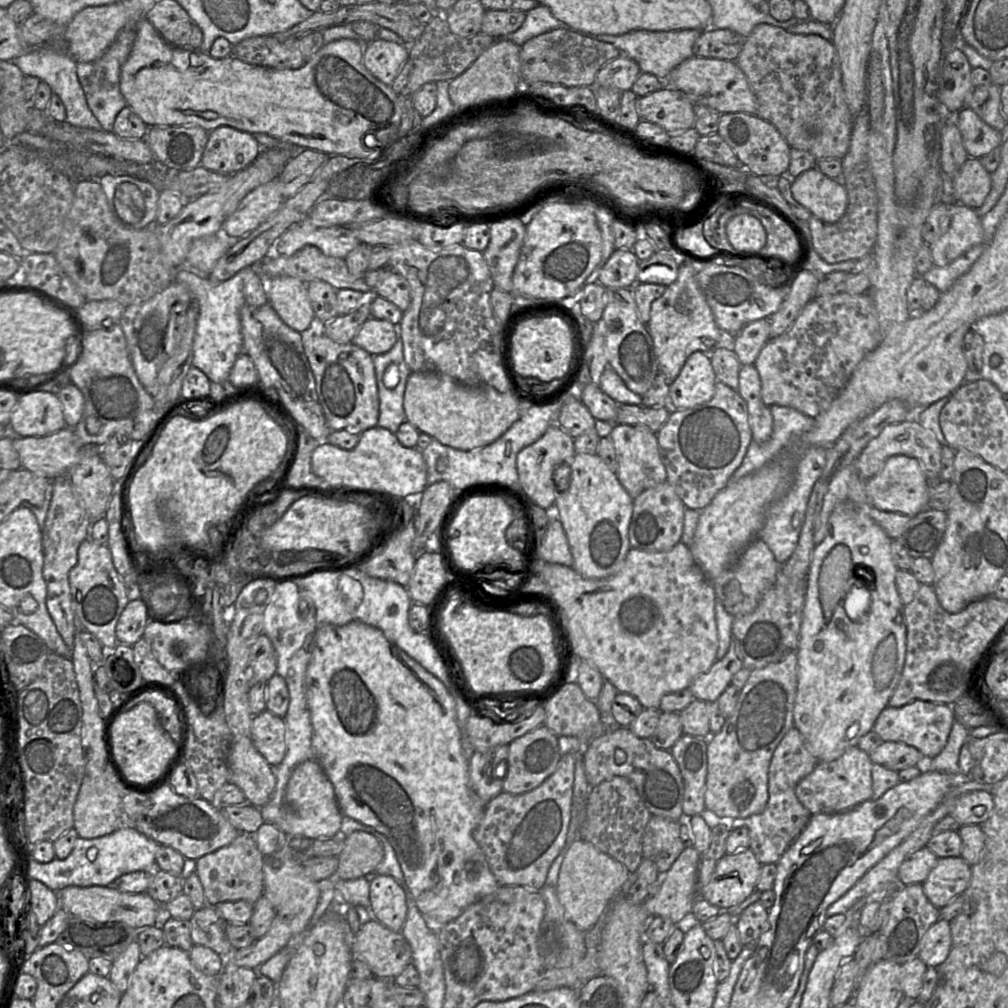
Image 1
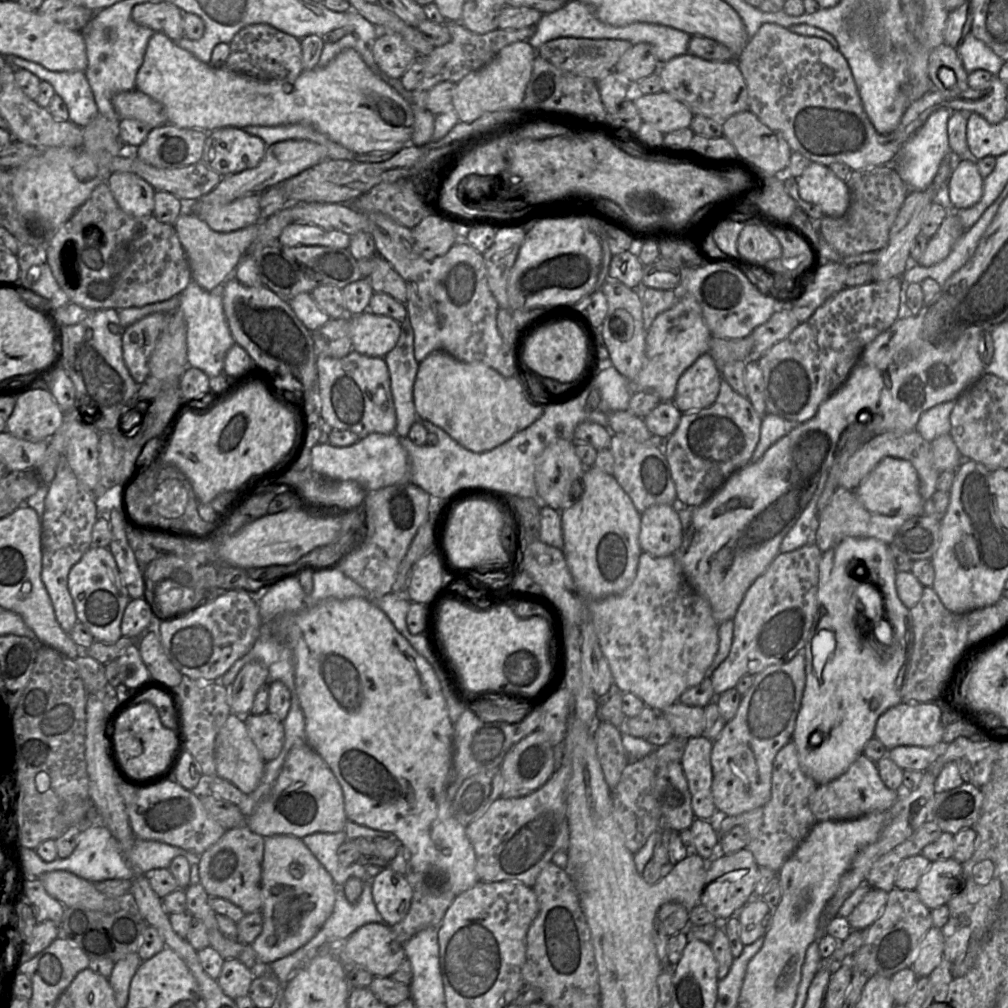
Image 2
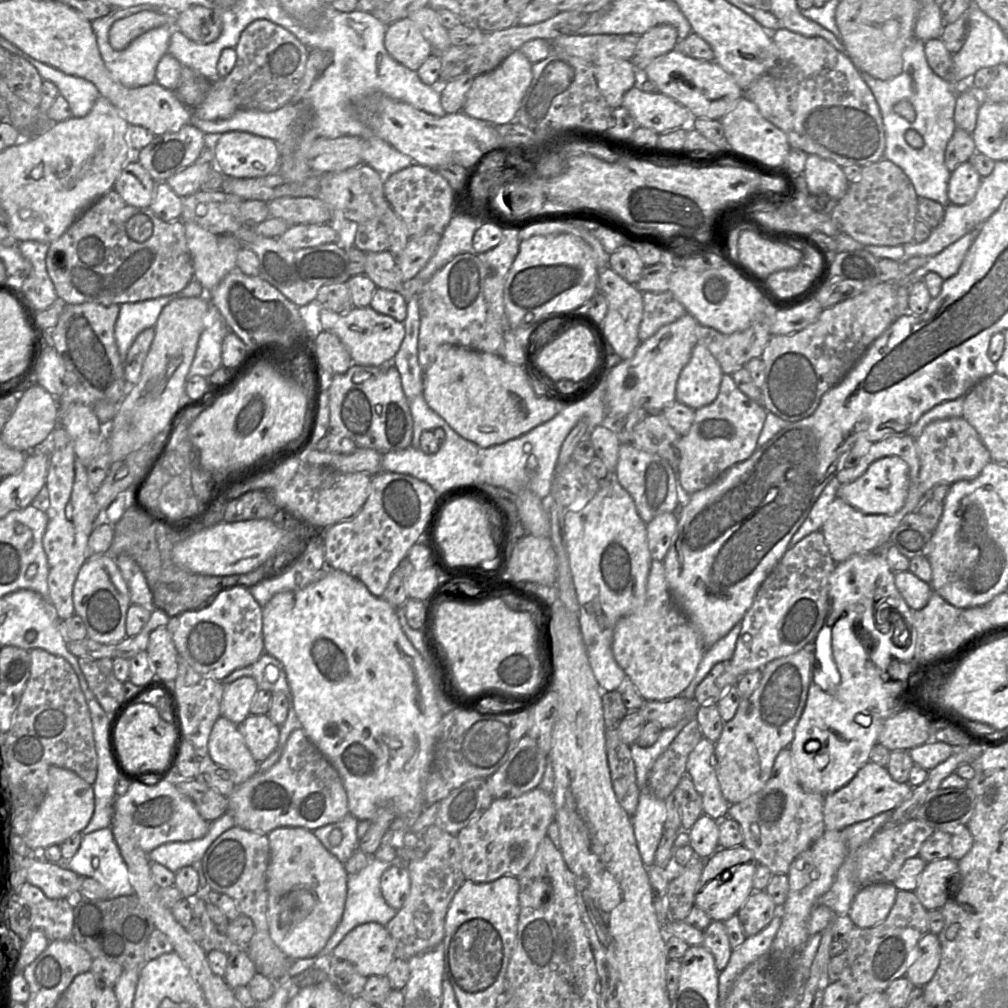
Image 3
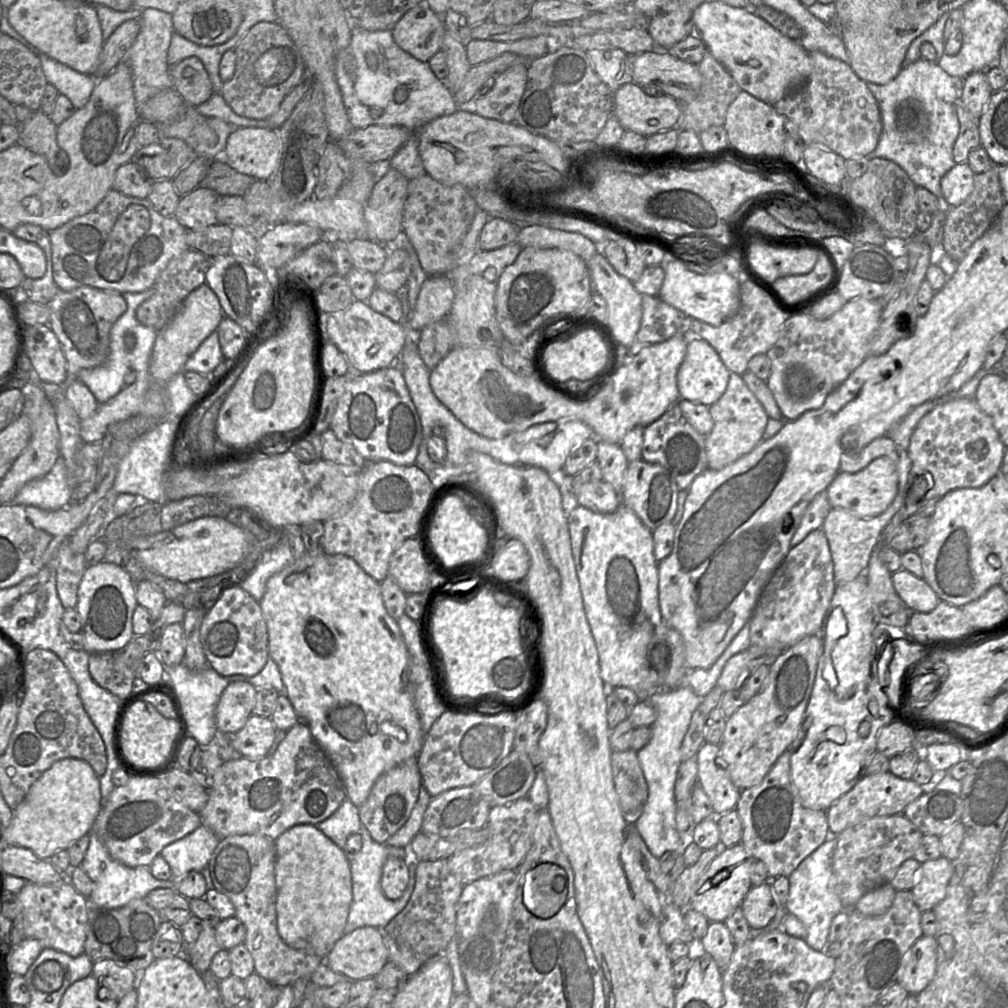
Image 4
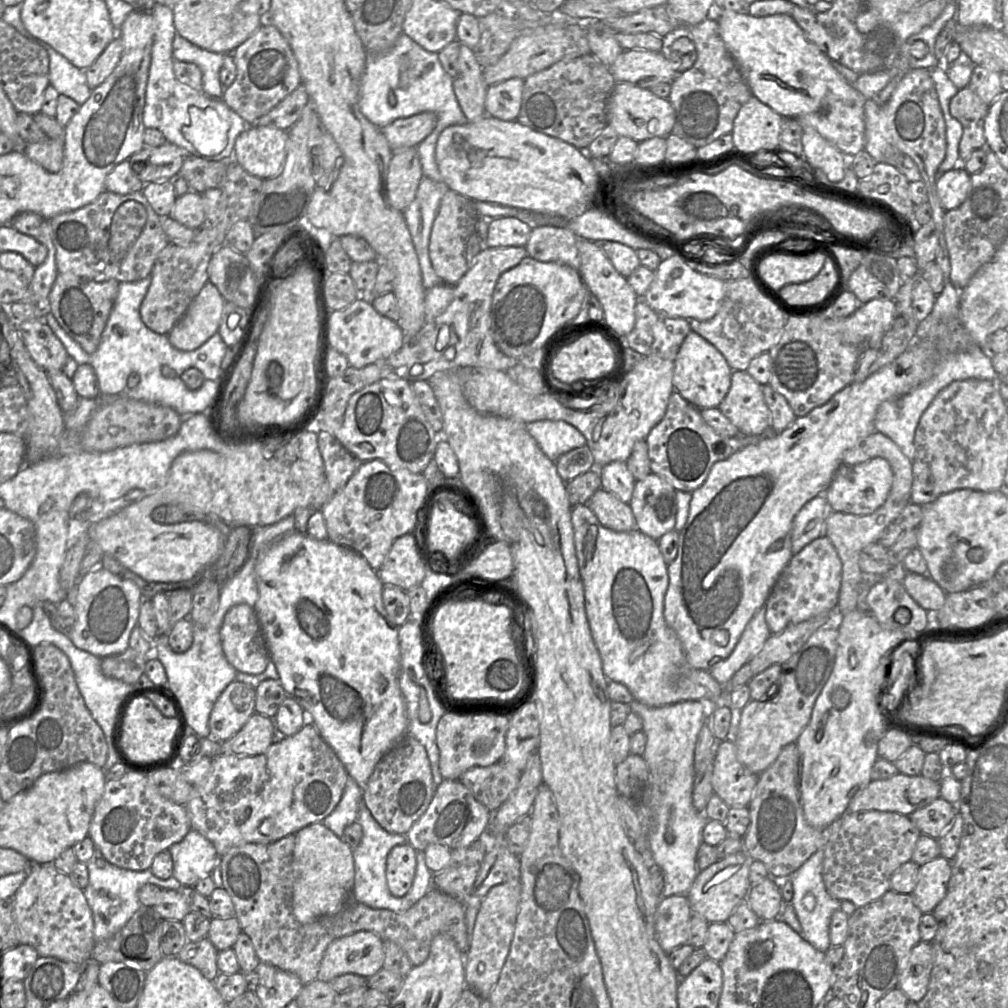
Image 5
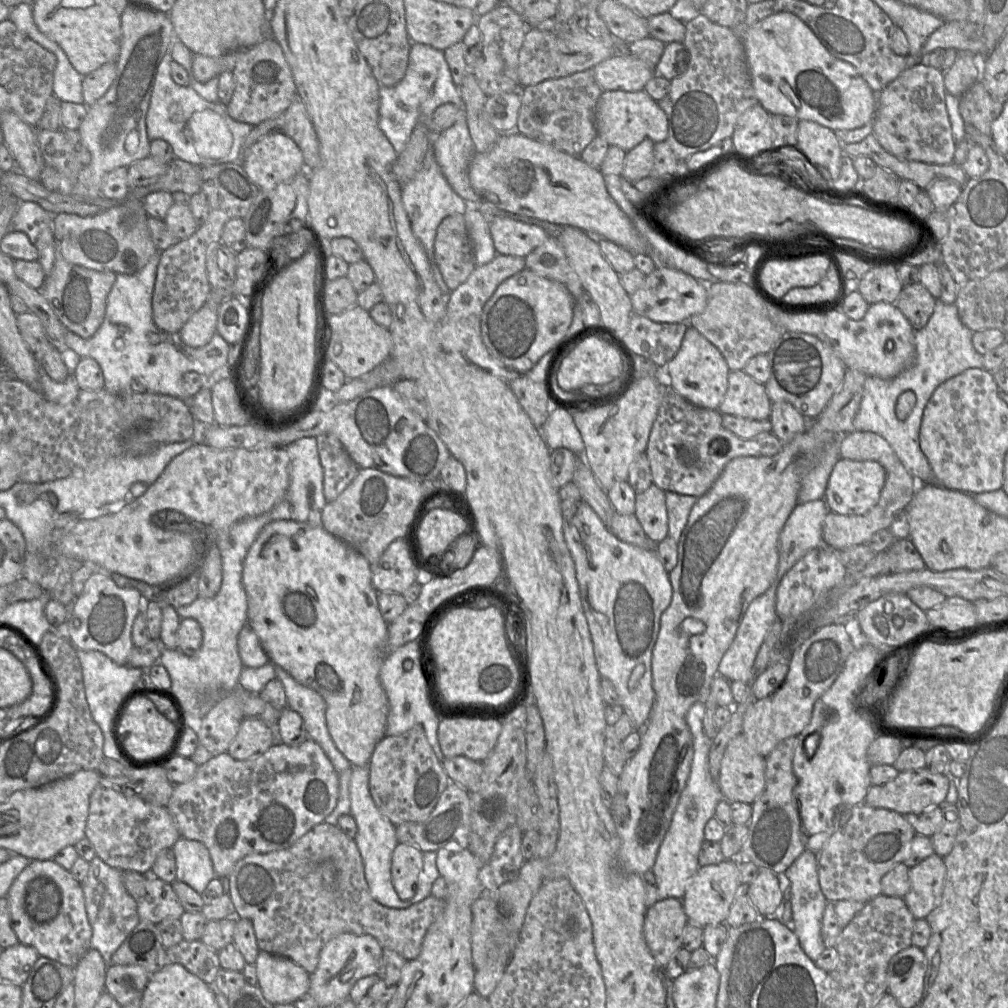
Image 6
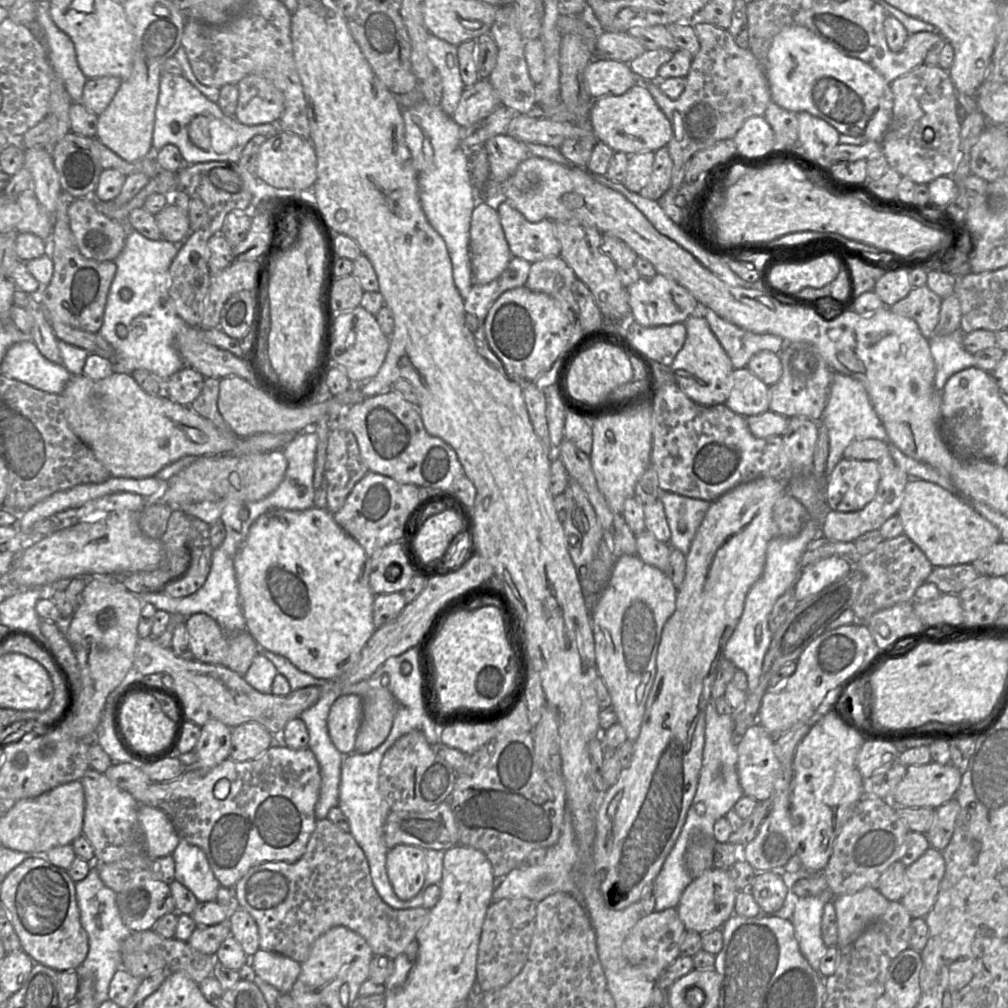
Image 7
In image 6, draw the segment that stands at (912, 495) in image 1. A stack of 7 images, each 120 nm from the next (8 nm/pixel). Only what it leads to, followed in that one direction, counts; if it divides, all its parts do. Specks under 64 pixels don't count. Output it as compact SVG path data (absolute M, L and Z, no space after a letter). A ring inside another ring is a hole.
M840 458L829 477L824 501L829 511L839 515L863 515L878 503L885 481L886 471L878 462Z

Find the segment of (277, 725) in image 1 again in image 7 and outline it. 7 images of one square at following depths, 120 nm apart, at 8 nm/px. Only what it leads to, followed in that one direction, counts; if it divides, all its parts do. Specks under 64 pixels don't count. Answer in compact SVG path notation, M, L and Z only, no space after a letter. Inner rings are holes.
M256 722L233 727L229 758L236 762L255 759L271 746L272 739L271 732Z

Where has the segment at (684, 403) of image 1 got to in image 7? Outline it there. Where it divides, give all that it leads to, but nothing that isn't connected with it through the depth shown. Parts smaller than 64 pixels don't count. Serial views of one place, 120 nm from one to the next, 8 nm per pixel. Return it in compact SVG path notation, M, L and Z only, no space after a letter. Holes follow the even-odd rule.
M693 314L686 321L686 340L670 365L676 384L692 401L702 406L725 404L732 388L734 367L720 342L701 314Z

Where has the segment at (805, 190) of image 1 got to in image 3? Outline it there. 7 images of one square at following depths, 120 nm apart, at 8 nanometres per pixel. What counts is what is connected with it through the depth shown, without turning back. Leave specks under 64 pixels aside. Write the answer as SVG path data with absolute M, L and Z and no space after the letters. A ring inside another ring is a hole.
M808 154L803 176L811 194L827 194L835 200L840 200L849 186L841 166L816 154Z

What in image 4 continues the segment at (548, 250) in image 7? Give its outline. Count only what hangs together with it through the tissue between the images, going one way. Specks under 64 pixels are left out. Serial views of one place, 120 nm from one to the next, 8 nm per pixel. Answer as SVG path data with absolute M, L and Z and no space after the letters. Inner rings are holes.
M490 217L481 230L478 250L489 251L517 241L519 228L502 218Z

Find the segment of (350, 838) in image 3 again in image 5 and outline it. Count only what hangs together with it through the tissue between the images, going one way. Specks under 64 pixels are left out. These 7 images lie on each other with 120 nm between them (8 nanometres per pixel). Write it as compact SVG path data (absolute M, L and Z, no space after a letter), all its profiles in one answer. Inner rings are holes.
M348 777L339 803L322 821L322 824L336 836L342 838L344 829L355 821L357 822L362 793L363 789L352 778Z

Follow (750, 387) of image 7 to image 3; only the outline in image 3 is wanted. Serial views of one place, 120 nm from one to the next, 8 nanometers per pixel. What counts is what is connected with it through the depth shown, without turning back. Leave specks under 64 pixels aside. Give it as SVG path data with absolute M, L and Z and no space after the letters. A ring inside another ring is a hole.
M724 374L717 398L709 405L695 410L694 421L684 436L678 442L680 461L676 470L677 480L681 490L691 495L700 491L735 464L745 461L757 449L757 441L763 429L767 410L761 403L757 403L746 396L735 384L732 375Z

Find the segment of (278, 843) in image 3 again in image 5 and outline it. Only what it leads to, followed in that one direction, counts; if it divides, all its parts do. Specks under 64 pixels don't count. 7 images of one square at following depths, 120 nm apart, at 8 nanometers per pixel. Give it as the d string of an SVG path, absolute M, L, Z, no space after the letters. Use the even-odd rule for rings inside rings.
M313 823L295 834L292 868L294 883L291 910L303 924L339 913L352 899L355 870L352 849L321 823Z

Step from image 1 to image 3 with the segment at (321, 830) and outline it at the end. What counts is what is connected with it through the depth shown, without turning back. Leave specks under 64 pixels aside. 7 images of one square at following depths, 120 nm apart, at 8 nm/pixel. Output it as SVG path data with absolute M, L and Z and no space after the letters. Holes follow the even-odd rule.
M301 727L291 732L281 757L270 769L257 772L246 782L235 785L232 793L225 797L228 799L228 812L232 814L235 826L264 834L280 827L300 827L314 831L338 822L349 813L348 798L341 777Z

